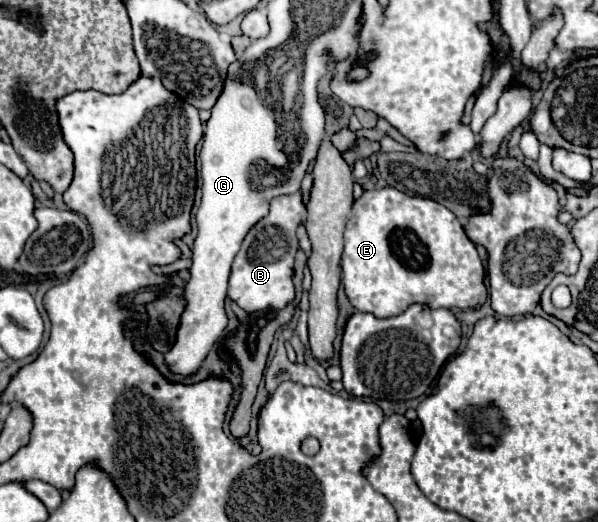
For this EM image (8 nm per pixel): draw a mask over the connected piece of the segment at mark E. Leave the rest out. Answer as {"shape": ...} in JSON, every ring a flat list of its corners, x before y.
{"shape":[[396,188,366,190,354,202,344,232,342,286,358,312,368,312,376,318,398,316,412,304,424,304,428,308,476,308,488,298,484,264,460,220,446,206,428,198,408,196]]}

